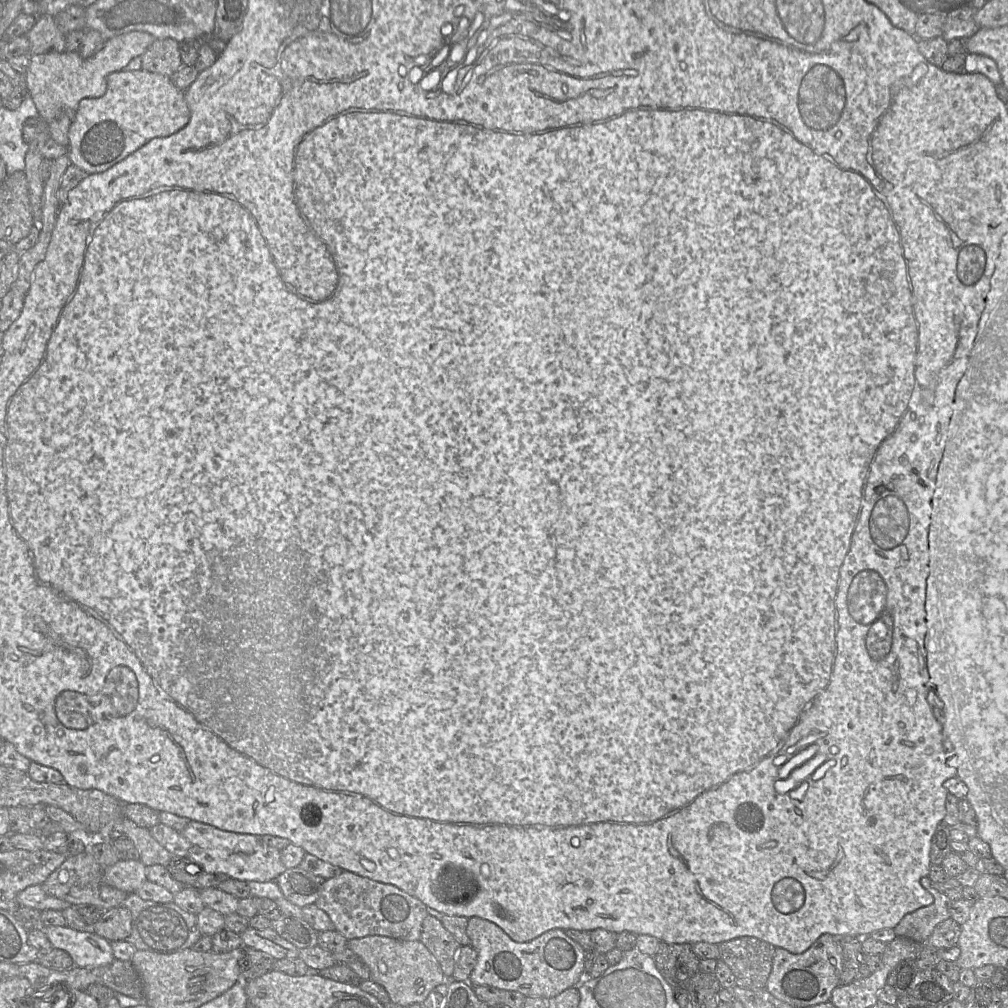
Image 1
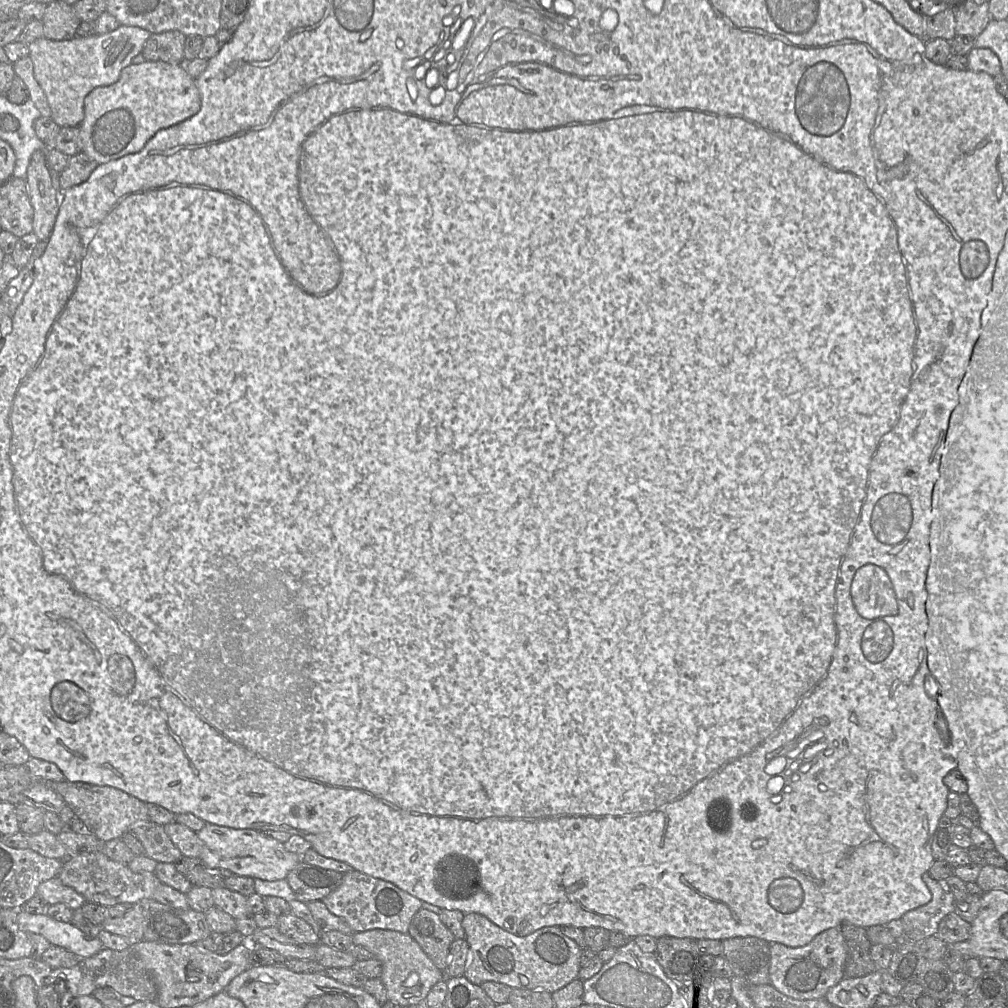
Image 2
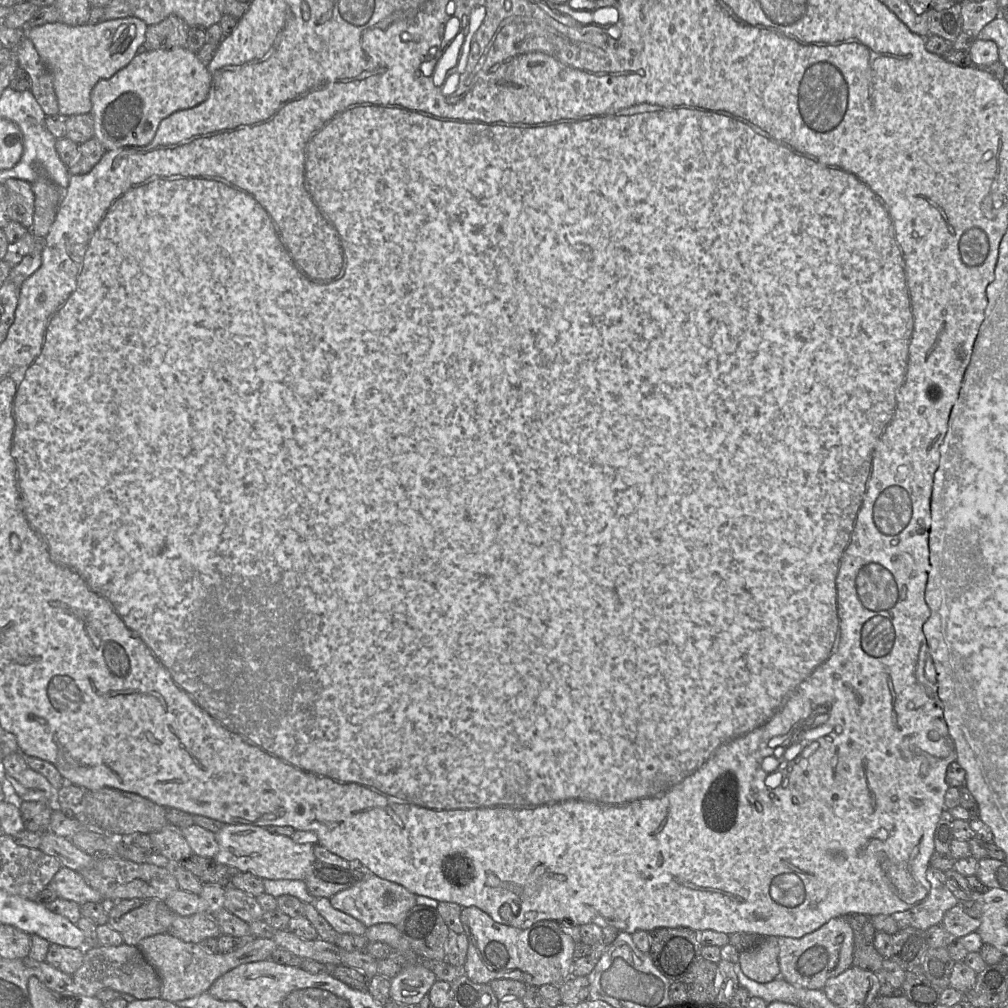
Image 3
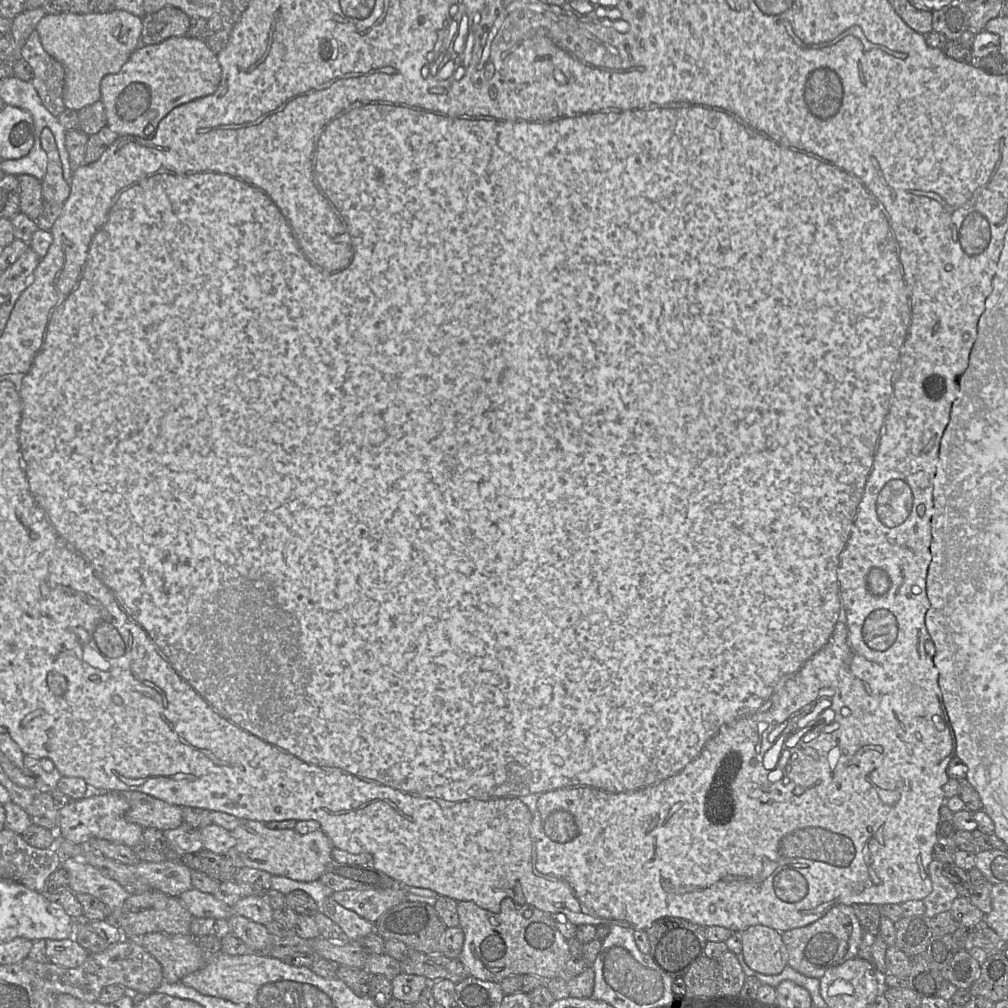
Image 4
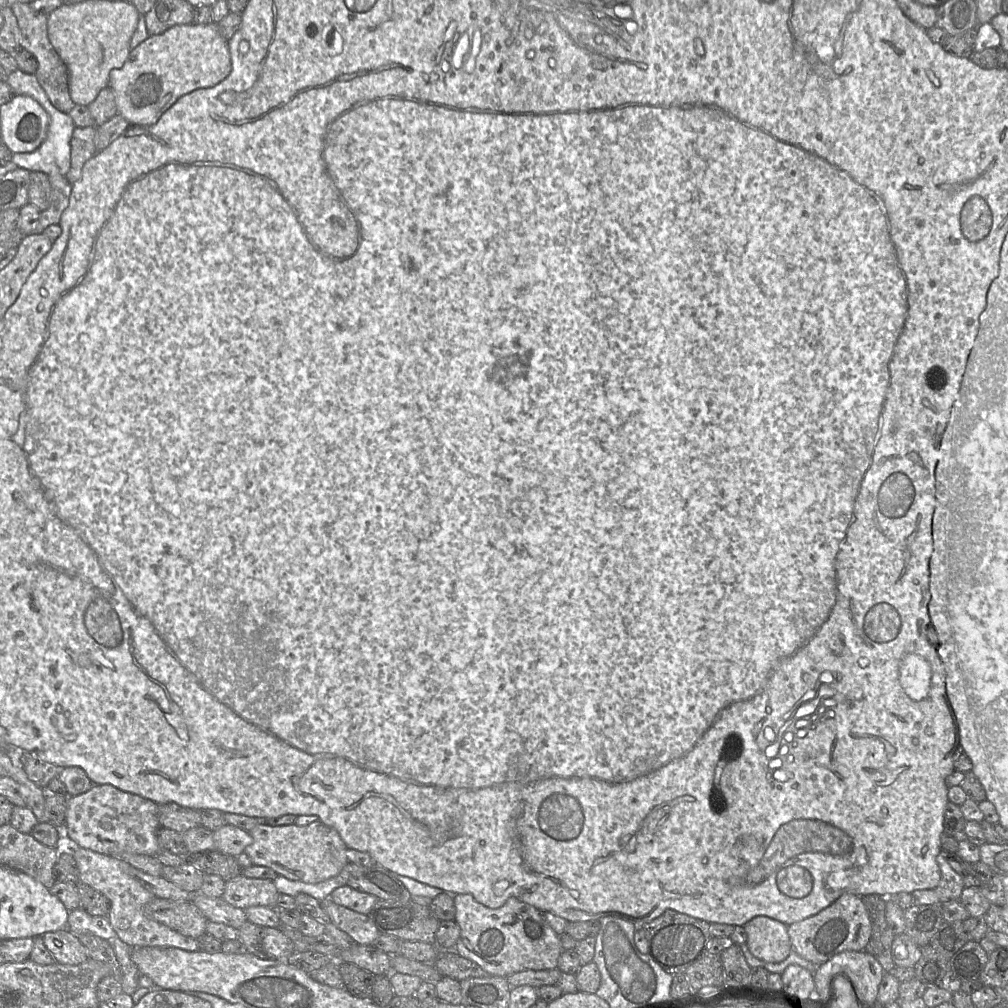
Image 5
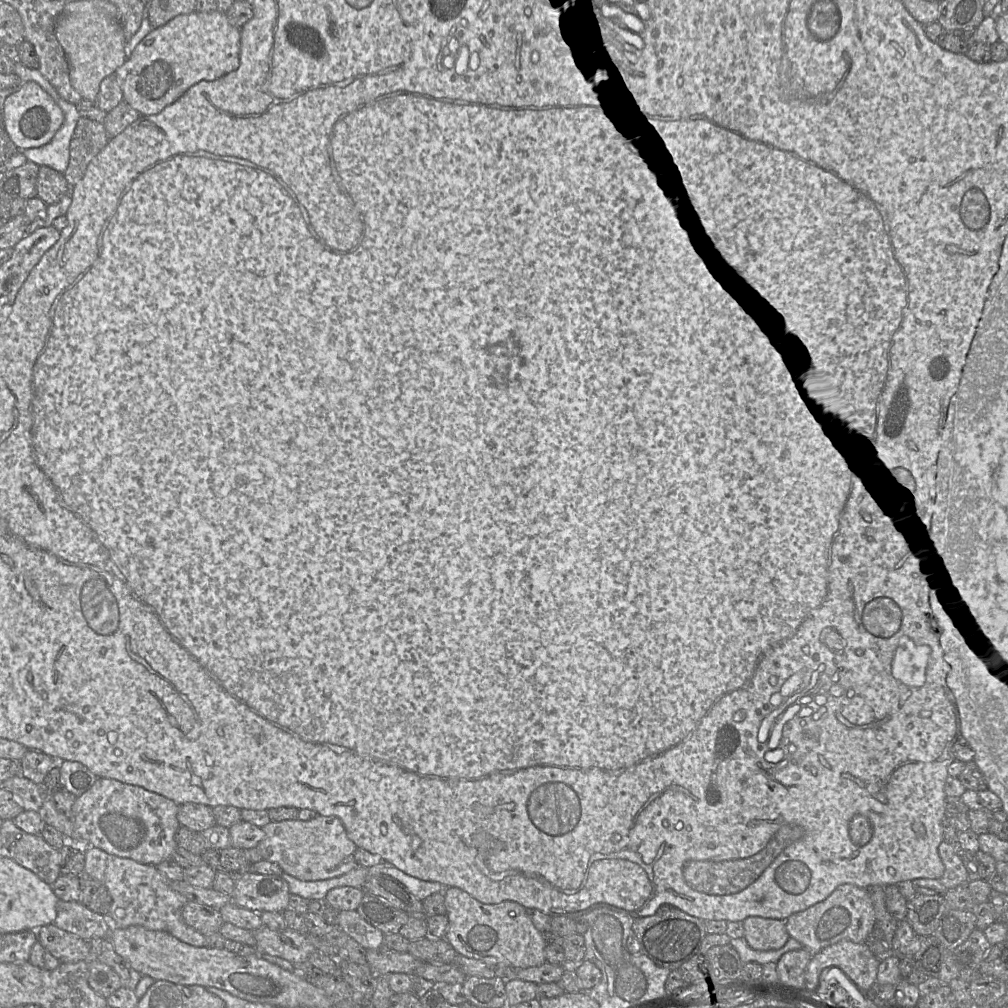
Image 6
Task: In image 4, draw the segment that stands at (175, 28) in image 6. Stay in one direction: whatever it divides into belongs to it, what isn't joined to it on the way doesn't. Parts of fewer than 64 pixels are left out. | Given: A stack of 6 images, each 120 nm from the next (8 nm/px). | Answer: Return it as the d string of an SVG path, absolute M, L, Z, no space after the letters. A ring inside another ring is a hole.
M189 36L171 37L161 43L137 47L120 71L106 75L100 83L107 126L119 136L150 138L159 122L176 107L214 93L221 81L222 69L217 55L205 40Z

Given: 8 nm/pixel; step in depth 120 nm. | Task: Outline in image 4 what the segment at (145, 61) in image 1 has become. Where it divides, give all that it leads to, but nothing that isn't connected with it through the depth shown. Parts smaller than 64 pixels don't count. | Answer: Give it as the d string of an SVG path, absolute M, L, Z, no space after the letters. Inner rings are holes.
M167 5L143 17L142 41L152 45L171 37L186 36L189 27L190 16L178 7Z

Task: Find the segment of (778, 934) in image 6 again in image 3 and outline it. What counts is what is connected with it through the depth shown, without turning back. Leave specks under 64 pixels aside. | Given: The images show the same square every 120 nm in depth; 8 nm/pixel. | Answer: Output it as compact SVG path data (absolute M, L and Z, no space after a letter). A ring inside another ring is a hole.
M777 936L763 937L759 944L738 953L742 972L750 979L766 983L780 976Z

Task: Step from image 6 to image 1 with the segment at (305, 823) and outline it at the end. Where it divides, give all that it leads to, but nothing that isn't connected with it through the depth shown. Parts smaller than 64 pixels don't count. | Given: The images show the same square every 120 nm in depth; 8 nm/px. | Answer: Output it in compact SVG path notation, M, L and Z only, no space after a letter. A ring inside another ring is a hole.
M190 821L181 833L190 843L187 857L200 864L207 873L224 873L244 882L269 882L276 881L286 870L281 861L281 850L268 846L259 836L225 831L198 821Z

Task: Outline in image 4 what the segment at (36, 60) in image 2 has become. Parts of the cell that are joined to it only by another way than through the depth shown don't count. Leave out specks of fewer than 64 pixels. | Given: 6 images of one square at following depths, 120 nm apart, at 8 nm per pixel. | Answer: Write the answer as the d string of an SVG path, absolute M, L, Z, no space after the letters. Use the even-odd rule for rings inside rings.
M119 9L107 13L47 14L38 22L36 30L43 48L65 69L63 101L66 109L79 111L100 100L102 79L120 71L138 47L142 29L142 17Z

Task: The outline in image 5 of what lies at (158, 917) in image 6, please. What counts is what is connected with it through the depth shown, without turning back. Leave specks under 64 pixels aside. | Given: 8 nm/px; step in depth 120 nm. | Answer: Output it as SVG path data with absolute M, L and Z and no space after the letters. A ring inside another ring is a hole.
M67 840L66 845L72 848L72 854L79 870L79 881L99 891L109 900L108 920L117 937L127 946L130 948L162 947L185 951L200 950L196 939L184 936L145 915L145 906L155 896L145 889L137 878L131 876L130 864L119 857L104 855L85 848L75 848L67 843Z

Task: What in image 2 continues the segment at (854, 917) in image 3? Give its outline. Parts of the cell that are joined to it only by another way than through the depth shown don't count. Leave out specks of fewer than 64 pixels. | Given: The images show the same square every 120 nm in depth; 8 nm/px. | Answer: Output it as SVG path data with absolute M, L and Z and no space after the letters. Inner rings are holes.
M842 922L839 928L847 949L844 976L848 978L862 977L877 971L870 956L872 944L867 937L867 928L855 926L849 922Z

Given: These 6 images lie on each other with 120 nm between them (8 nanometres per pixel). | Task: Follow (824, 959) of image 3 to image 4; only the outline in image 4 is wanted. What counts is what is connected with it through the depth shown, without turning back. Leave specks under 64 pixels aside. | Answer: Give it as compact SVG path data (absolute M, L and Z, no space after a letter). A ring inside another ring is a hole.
M838 904L815 922L781 934L787 948L788 966L804 976L820 979L829 968L857 957L862 929L853 907Z

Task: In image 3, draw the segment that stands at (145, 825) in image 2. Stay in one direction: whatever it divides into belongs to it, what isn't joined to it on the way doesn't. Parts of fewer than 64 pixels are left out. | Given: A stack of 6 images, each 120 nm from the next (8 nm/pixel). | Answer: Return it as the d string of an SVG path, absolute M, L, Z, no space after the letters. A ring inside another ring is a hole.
M167 824L158 831L146 834L151 838L153 851L165 856L171 862L179 862L193 854L181 829L172 824Z

